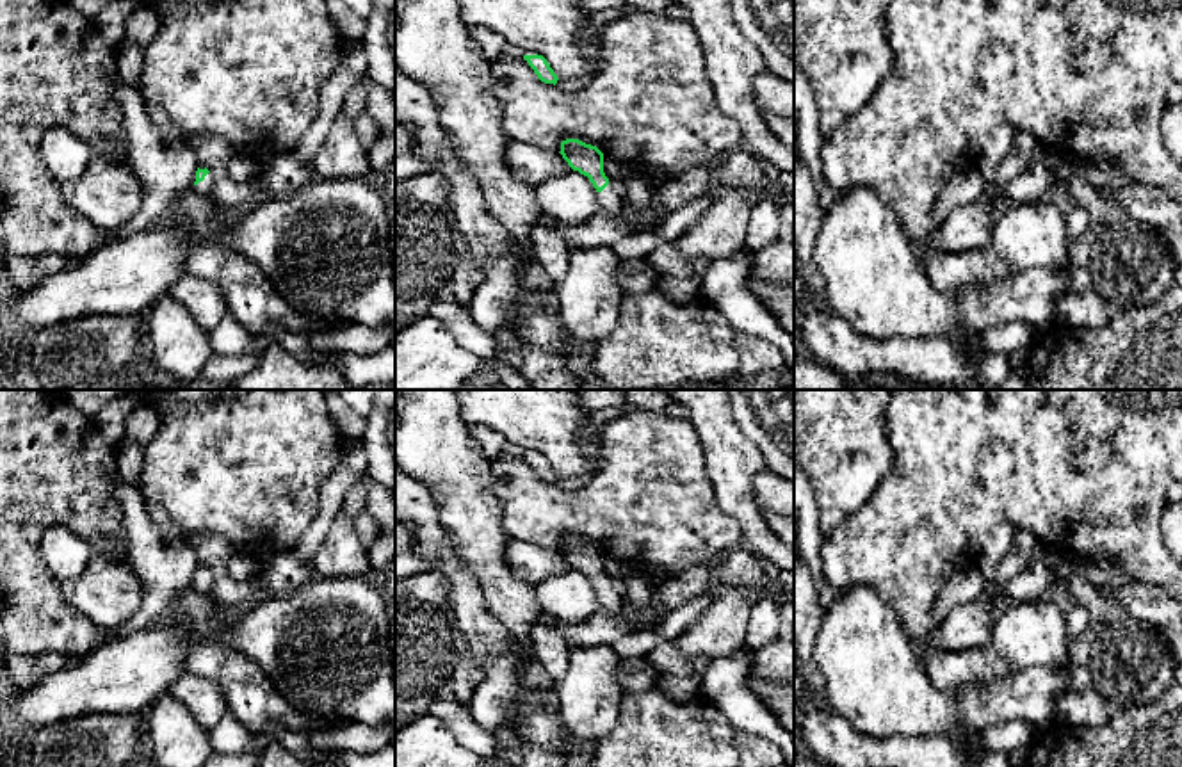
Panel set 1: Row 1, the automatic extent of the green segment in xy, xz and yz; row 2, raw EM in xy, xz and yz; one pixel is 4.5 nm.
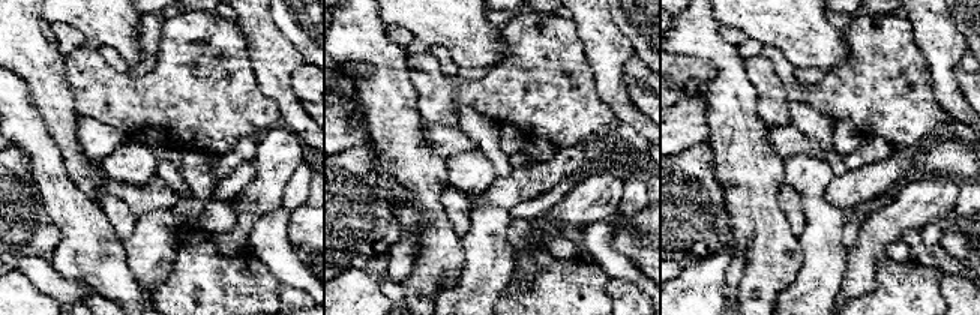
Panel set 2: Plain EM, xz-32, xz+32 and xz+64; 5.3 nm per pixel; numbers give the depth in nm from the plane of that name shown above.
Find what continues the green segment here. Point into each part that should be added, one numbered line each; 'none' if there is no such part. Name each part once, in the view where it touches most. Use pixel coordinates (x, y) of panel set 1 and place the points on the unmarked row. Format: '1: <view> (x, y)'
1: xy (205, 586)

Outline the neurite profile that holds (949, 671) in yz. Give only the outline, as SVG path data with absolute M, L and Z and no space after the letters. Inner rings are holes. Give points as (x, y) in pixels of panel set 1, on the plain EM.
M926 641L924 664L929 678L943 694L963 687L993 683L1015 674L1015 669L992 646L947 651Z

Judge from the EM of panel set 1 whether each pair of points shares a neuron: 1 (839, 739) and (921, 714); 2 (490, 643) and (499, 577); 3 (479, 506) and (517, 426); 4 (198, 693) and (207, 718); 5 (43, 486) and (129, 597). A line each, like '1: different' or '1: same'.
1: different
2: different
3: different
4: same
5: different

